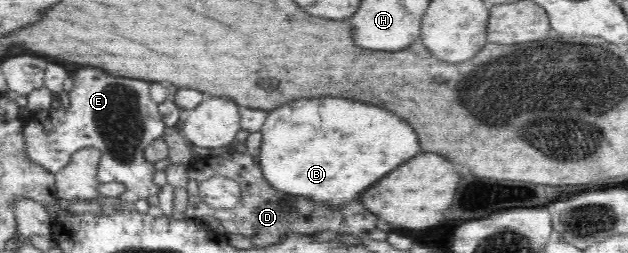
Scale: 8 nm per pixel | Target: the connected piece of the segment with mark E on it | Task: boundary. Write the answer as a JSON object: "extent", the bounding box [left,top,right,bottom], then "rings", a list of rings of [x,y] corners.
{"extent":[23,67,166,203],"rings":[[[83,67],[71,76],[74,87],[65,93],[62,107],[35,112],[35,121],[43,125],[43,131],[31,133],[33,117],[25,123],[23,135],[28,160],[54,174],[65,167],[79,149],[93,147],[101,152],[97,167],[99,183],[117,182],[127,186],[127,191],[118,198],[134,203],[157,195],[161,187],[152,181],[157,170],[145,159],[144,151],[155,139],[163,137],[166,125],[158,112],[158,103],[151,99],[149,83],[113,77],[95,67]]]}

